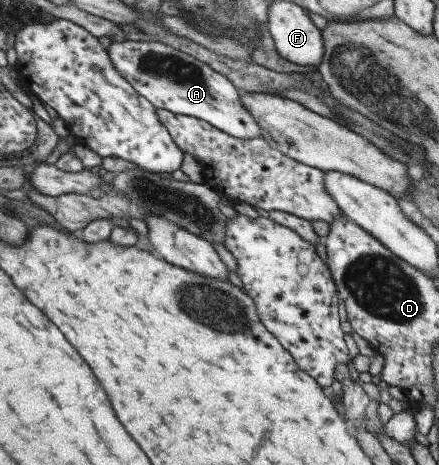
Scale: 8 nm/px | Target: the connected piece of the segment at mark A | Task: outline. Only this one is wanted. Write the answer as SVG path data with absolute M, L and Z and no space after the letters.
M157 41L111 42L105 50L114 69L155 109L204 120L234 138L261 138L260 127L242 105L239 91L224 75L200 60Z

